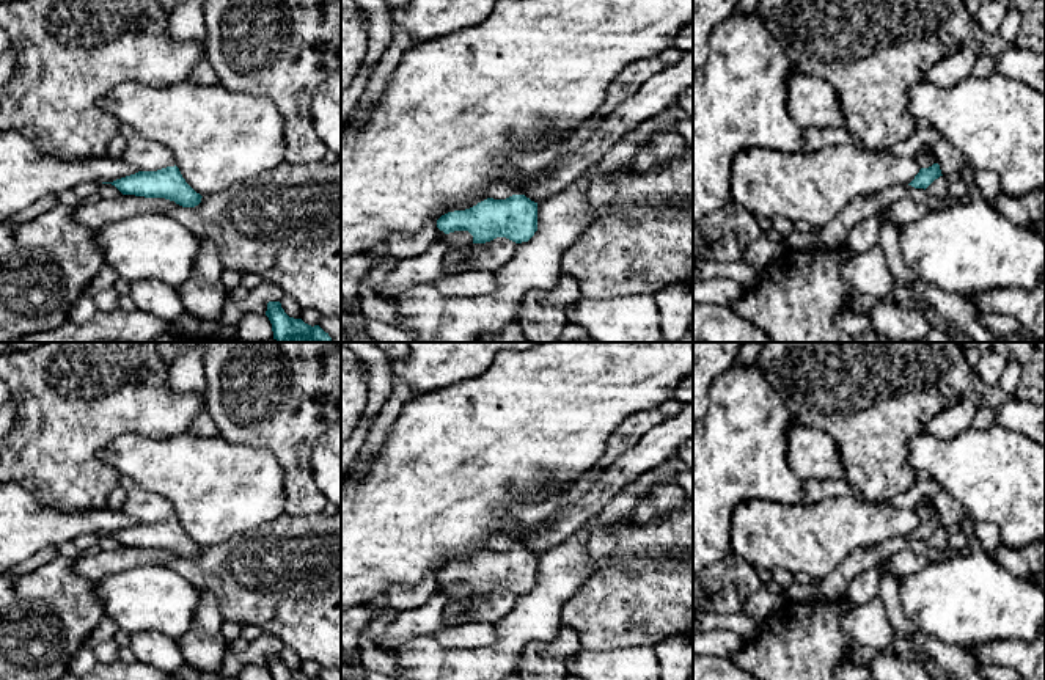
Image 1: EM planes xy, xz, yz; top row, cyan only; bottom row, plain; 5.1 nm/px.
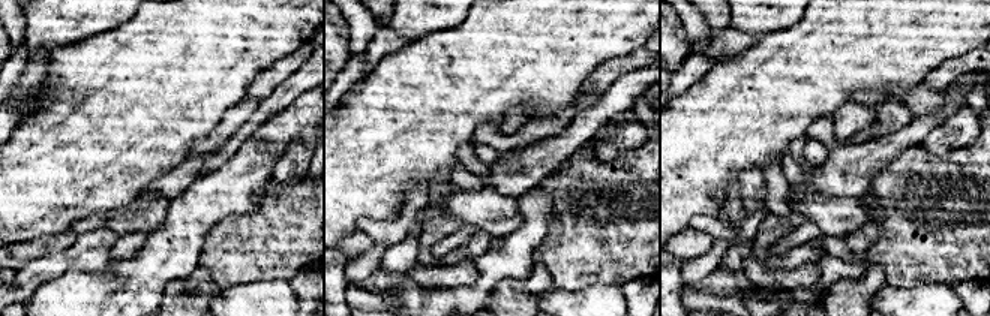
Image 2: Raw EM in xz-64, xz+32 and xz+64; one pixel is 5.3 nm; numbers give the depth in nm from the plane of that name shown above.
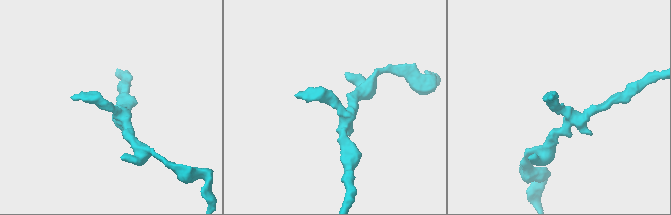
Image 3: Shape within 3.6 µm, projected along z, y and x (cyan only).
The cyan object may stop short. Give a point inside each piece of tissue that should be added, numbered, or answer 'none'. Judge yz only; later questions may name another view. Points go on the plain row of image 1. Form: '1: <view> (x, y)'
1: yz (924, 509)

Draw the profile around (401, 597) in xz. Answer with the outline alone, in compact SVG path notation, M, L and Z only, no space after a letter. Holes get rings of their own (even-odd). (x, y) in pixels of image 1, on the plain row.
M431 570L413 587L390 584L387 587L388 605L383 609L357 606L341 612L341 653L349 663L357 666L352 672L352 680L365 680L365 669L360 664L358 639L369 622L390 611L402 612L427 603L435 595L438 583L437 572Z

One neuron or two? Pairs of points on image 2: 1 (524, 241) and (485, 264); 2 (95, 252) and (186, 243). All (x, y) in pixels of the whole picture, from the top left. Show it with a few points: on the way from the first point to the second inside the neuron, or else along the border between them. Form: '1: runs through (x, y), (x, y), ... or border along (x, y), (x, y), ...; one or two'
1: runs through (515, 250), (501, 264), (494, 264); one
2: border along (110, 261), (95, 270), (74, 270); two

